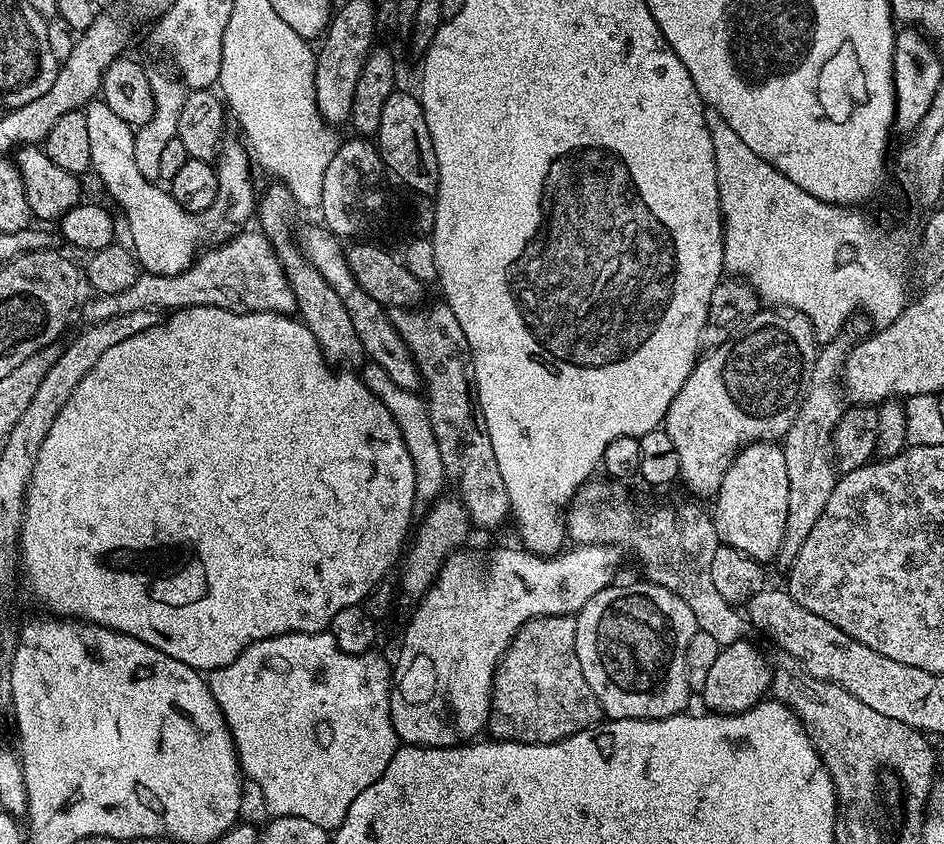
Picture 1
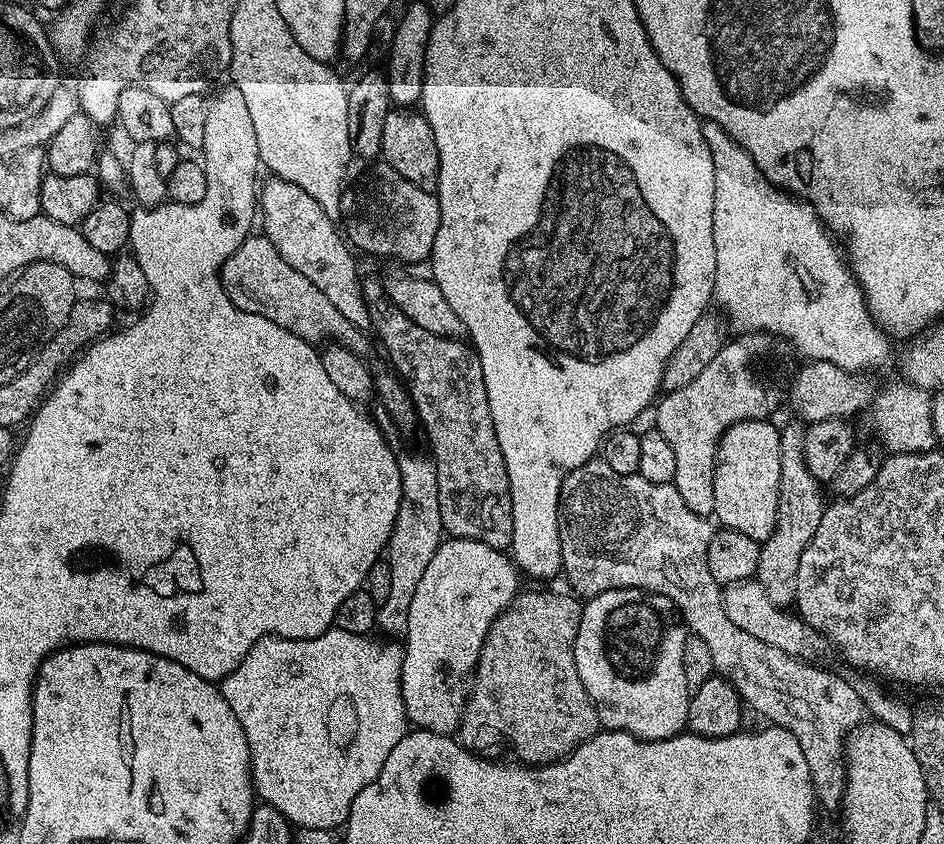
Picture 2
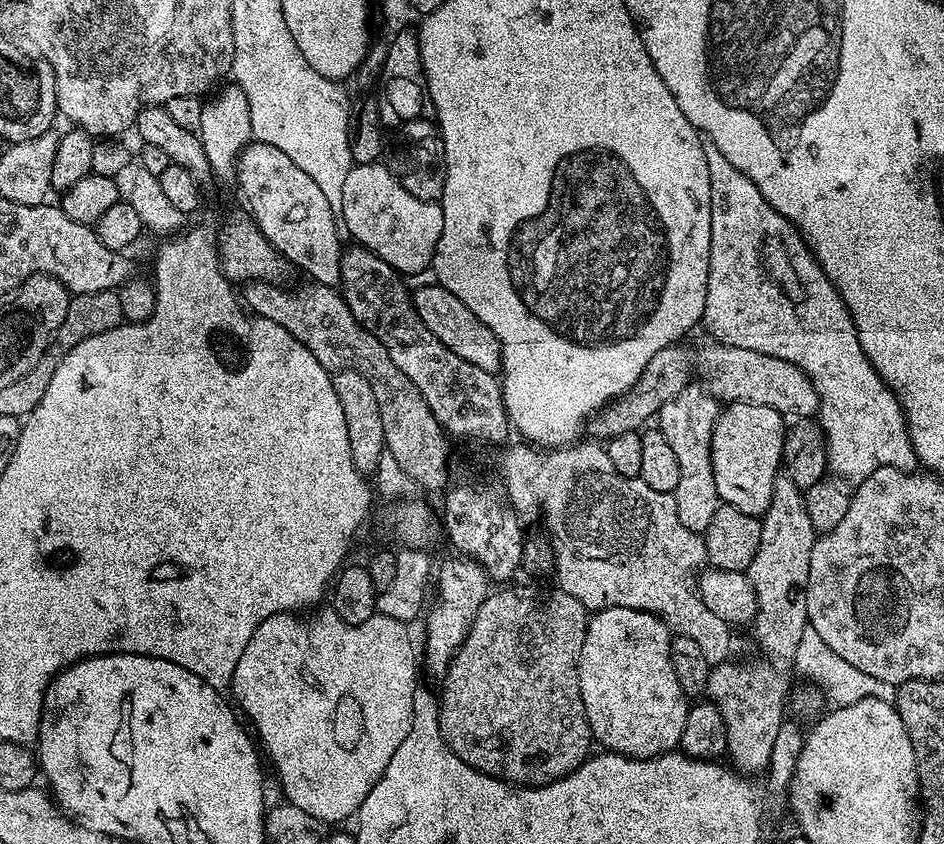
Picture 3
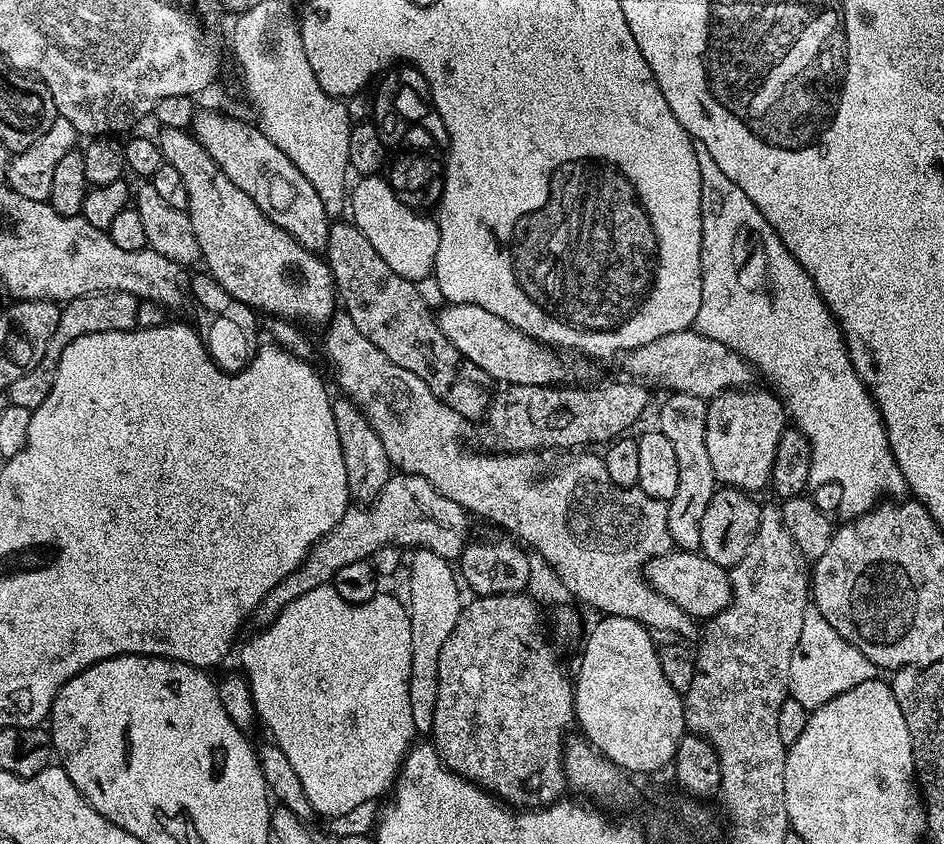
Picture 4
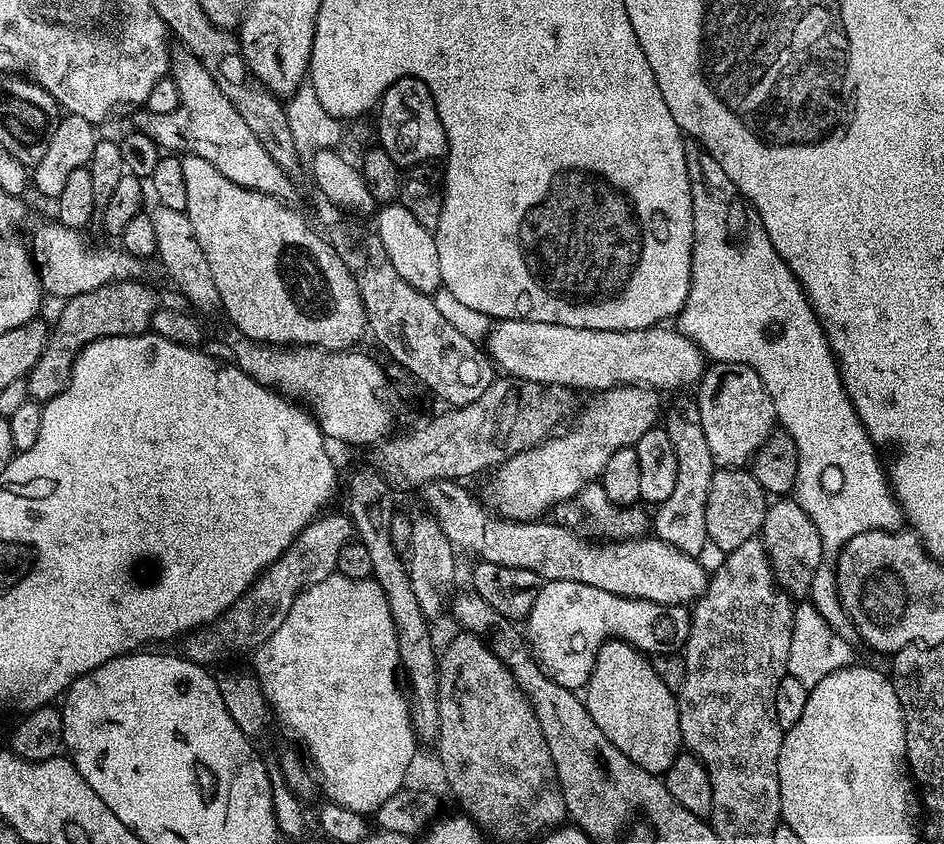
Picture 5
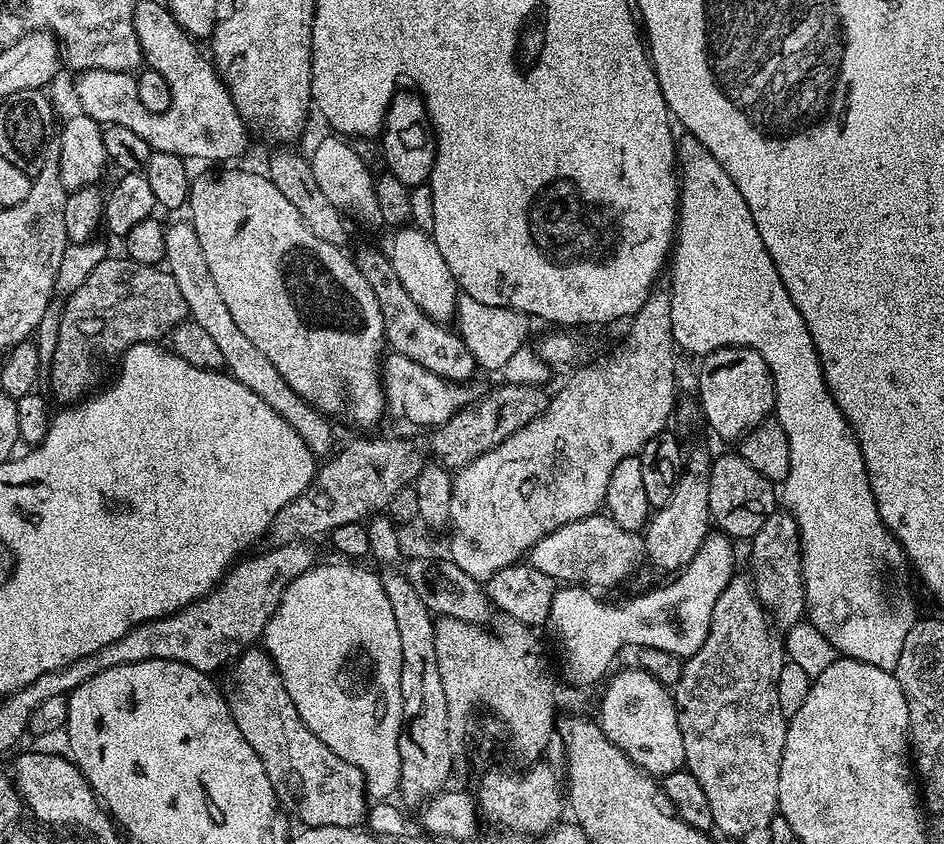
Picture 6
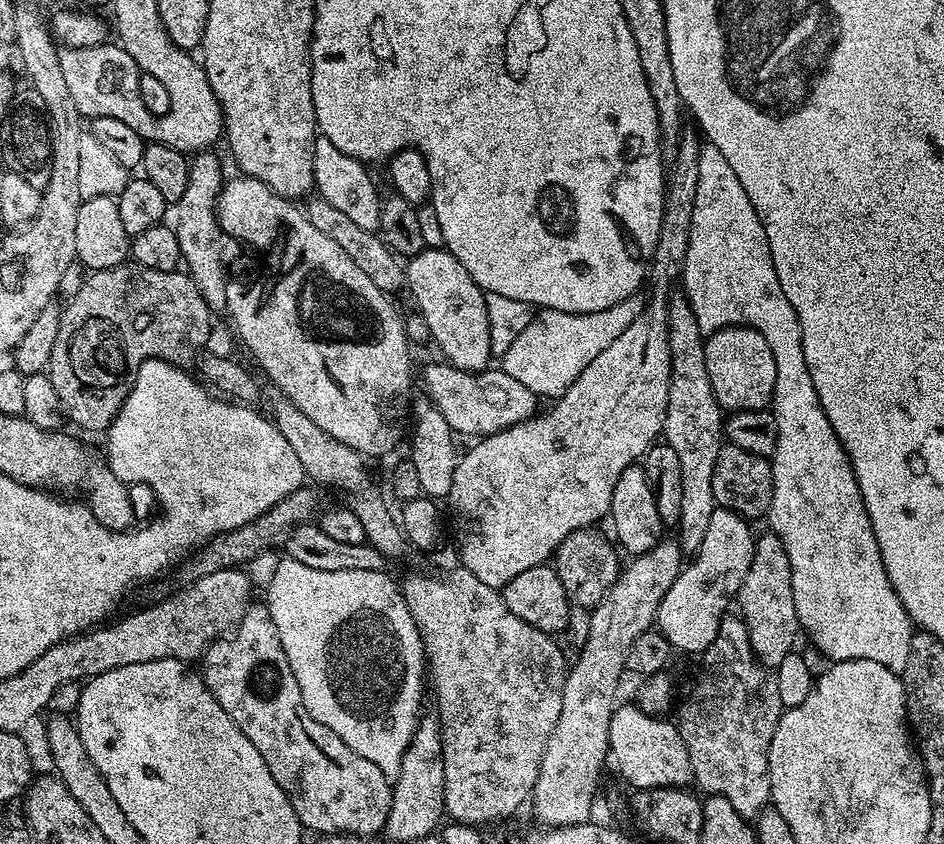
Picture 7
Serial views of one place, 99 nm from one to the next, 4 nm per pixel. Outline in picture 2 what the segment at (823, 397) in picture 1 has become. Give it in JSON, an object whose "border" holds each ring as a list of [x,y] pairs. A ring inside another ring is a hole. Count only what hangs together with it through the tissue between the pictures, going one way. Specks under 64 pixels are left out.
{"border":[[[800,422],[783,425],[780,428],[780,453],[782,454],[782,474],[778,478],[778,518],[774,526],[774,534],[760,545],[758,570],[755,579],[766,590],[772,602],[781,606],[792,606],[796,603],[798,590],[798,562],[802,562],[802,550],[814,538],[814,530],[818,530],[818,522],[822,522],[822,514],[826,507],[826,499],[820,493],[821,481],[806,470],[804,457],[804,429]]]}

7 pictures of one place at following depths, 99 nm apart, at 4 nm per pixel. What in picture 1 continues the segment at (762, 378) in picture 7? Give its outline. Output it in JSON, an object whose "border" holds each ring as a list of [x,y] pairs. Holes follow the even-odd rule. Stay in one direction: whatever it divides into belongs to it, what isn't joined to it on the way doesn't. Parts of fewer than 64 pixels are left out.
{"border":[[[755,440],[753,444],[745,444],[744,447],[741,448],[739,454],[737,454],[734,458],[734,462],[730,466],[730,470],[726,470],[726,474],[722,478],[722,486],[718,489],[714,497],[716,509],[711,509],[710,512],[720,543],[728,544],[734,550],[742,550],[742,554],[746,554],[750,558],[754,558],[755,560],[759,560],[761,562],[769,562],[768,560],[775,561],[780,555],[782,538],[786,534],[786,505],[788,495],[790,495],[790,481],[786,479],[786,454],[784,453],[783,447],[781,447],[779,443],[770,440]]]}

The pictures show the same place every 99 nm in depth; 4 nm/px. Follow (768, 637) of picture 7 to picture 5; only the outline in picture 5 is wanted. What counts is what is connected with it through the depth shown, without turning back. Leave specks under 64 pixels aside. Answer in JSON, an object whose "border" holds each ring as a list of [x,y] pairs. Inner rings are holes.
{"border":[[[776,498],[769,503],[766,518],[759,535],[772,563],[776,583],[792,598],[804,598],[812,590],[813,571],[825,563],[826,553],[822,546],[822,534],[810,520],[810,514],[794,498]]]}

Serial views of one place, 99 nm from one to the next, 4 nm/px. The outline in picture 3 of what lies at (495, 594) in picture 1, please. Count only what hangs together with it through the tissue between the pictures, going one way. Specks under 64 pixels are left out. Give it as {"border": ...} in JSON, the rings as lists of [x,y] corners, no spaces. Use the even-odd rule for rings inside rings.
{"border":[[[455,558],[456,560],[448,560],[440,568],[434,576],[434,590],[436,586],[436,601],[429,603],[426,608],[424,620],[424,652],[422,648],[422,656],[428,659],[428,668],[437,674],[443,673],[448,667],[448,663],[454,658],[454,654],[462,646],[462,642],[466,638],[468,628],[472,625],[474,614],[478,610],[478,606],[482,606],[482,602],[488,597],[490,591],[490,581],[488,575],[482,570],[482,566],[478,566],[467,558]]]}

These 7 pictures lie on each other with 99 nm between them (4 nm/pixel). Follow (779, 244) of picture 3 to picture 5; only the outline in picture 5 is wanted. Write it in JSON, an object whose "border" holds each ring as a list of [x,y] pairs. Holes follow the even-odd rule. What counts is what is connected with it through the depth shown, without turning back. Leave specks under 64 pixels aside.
{"border":[[[685,139],[684,153],[686,170],[690,174],[694,246],[690,290],[678,317],[679,332],[697,344],[709,361],[745,364],[754,370],[754,374],[758,374],[758,378],[762,378],[766,394],[770,394],[770,402],[774,402],[779,427],[788,432],[798,446],[798,478],[794,499],[818,526],[825,553],[840,553],[850,538],[863,532],[895,532],[903,529],[906,524],[904,510],[892,493],[885,465],[880,465],[881,453],[866,434],[856,407],[844,389],[836,355],[828,345],[824,327],[816,317],[804,287],[790,266],[786,266],[778,250],[774,250],[774,242],[770,242],[762,226],[762,218],[758,218],[754,206],[741,194],[738,186],[726,178],[726,170],[714,162],[712,155],[697,140]],[[828,480],[840,480],[840,485],[832,488]]]}

